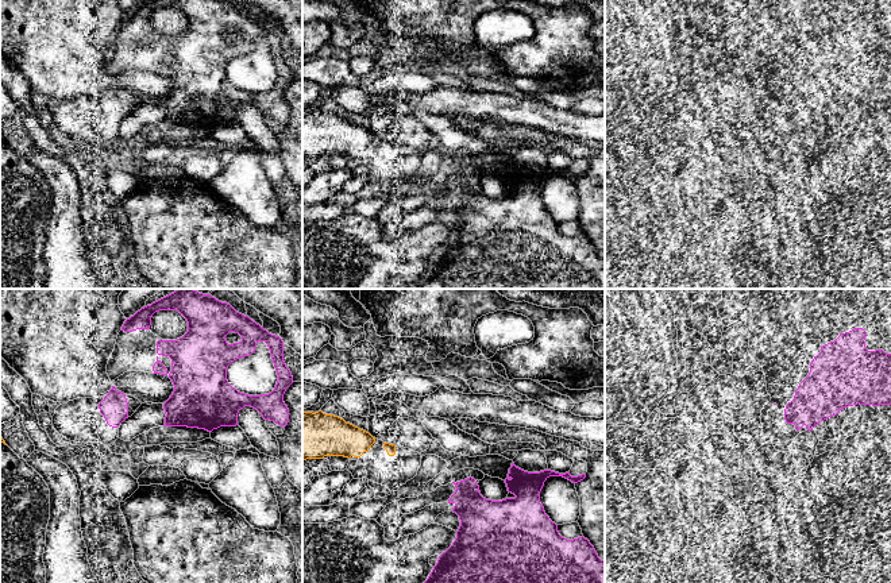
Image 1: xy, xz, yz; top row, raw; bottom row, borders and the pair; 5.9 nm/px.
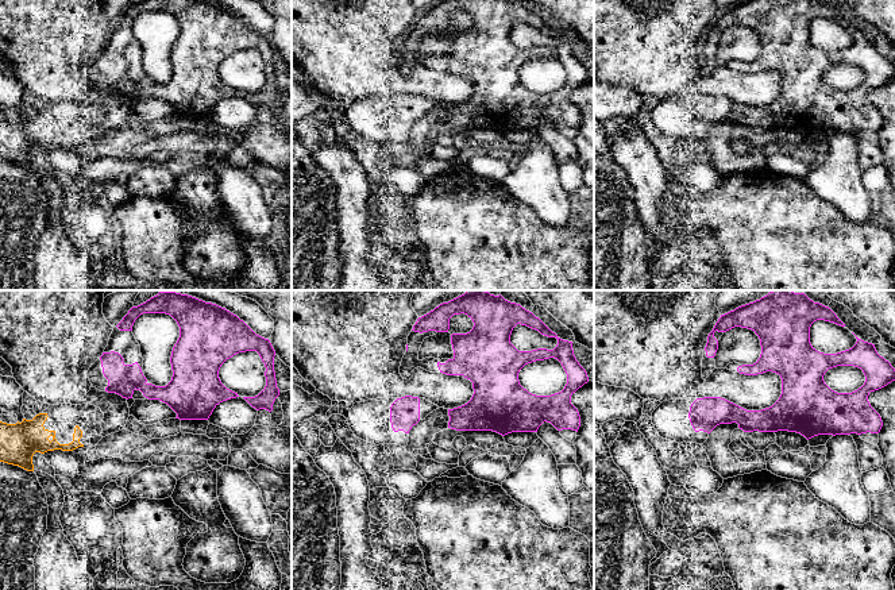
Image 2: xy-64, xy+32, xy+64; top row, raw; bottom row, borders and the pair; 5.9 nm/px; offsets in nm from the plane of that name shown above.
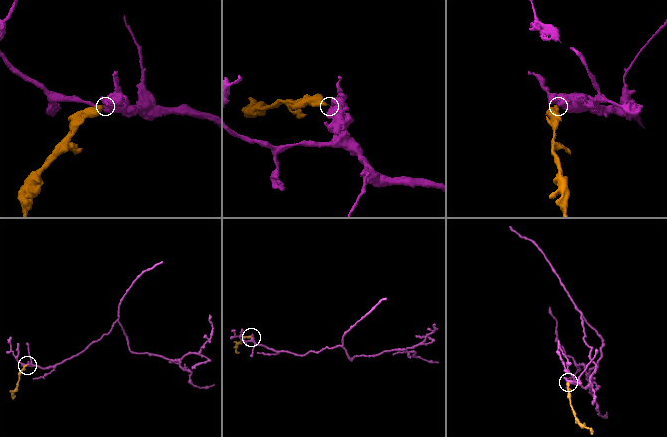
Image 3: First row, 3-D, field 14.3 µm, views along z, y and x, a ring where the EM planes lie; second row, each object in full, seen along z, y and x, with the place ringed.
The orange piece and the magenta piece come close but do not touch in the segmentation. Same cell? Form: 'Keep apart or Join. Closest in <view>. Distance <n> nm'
Join. Closest in xz. Distance 380 nm

